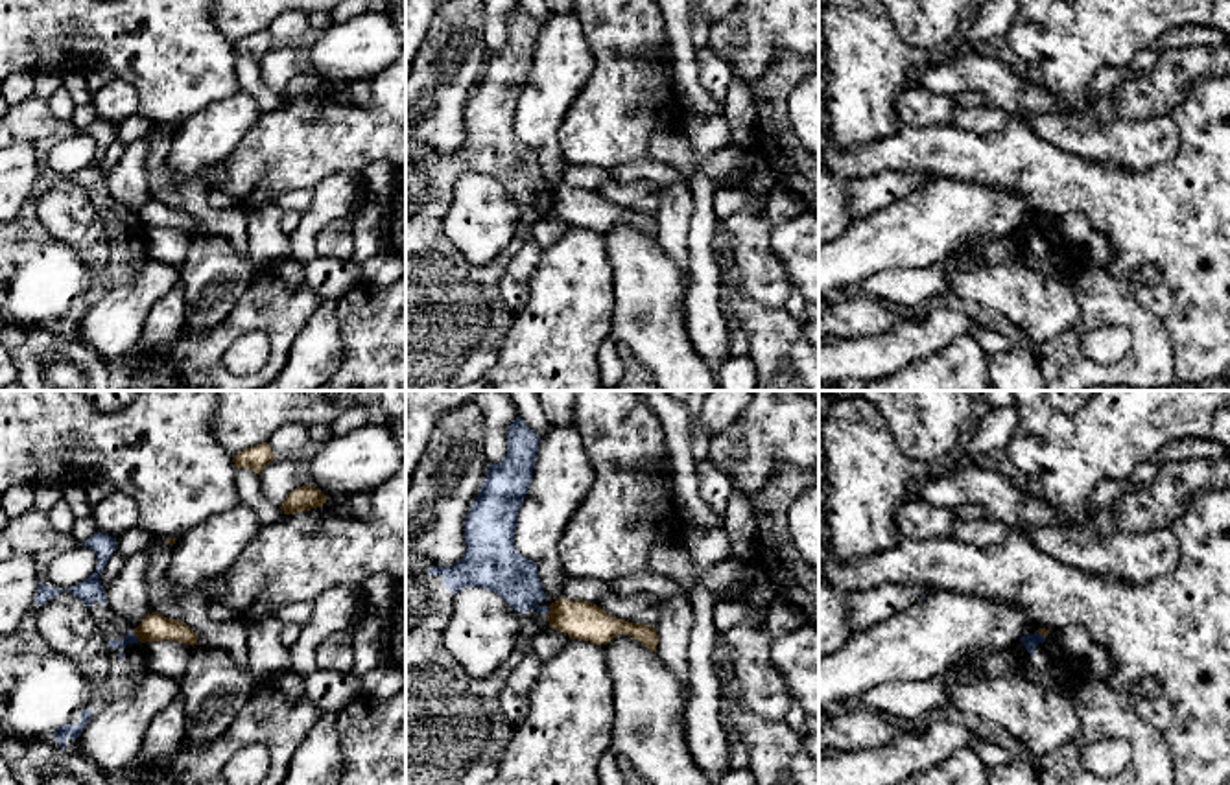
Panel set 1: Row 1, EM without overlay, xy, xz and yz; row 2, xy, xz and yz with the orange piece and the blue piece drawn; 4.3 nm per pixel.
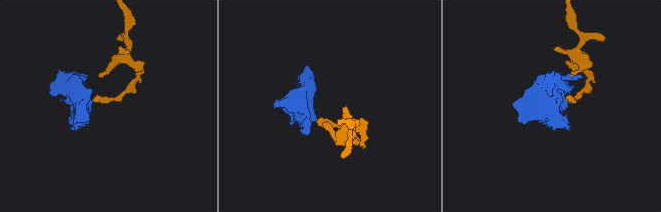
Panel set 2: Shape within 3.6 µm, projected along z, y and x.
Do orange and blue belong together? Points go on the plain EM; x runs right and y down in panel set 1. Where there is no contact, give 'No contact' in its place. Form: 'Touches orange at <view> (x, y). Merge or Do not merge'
Touches orange at xy (135, 222). Do not merge

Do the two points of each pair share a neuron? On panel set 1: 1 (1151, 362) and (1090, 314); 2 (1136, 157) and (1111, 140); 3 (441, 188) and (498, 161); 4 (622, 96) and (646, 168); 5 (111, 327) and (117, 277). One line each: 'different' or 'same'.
1: same
2: same
3: same
4: different
5: different

